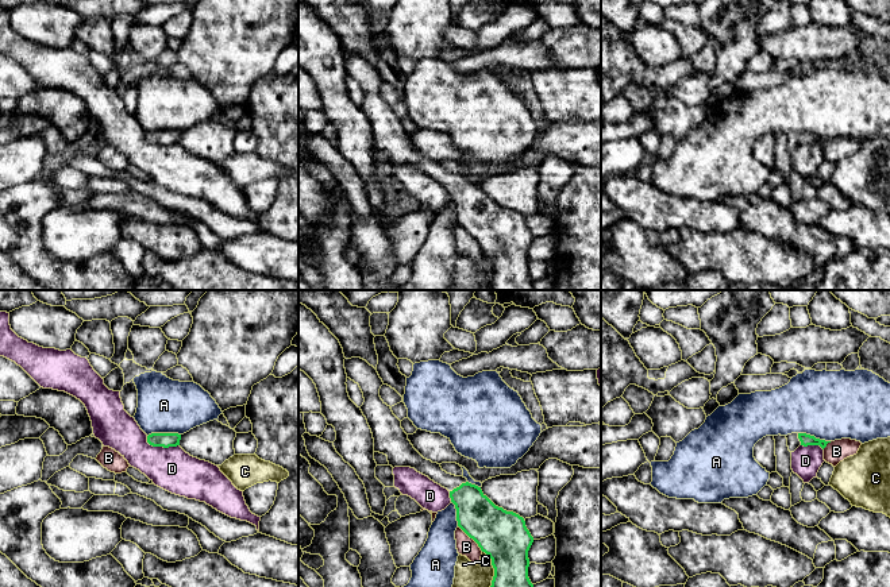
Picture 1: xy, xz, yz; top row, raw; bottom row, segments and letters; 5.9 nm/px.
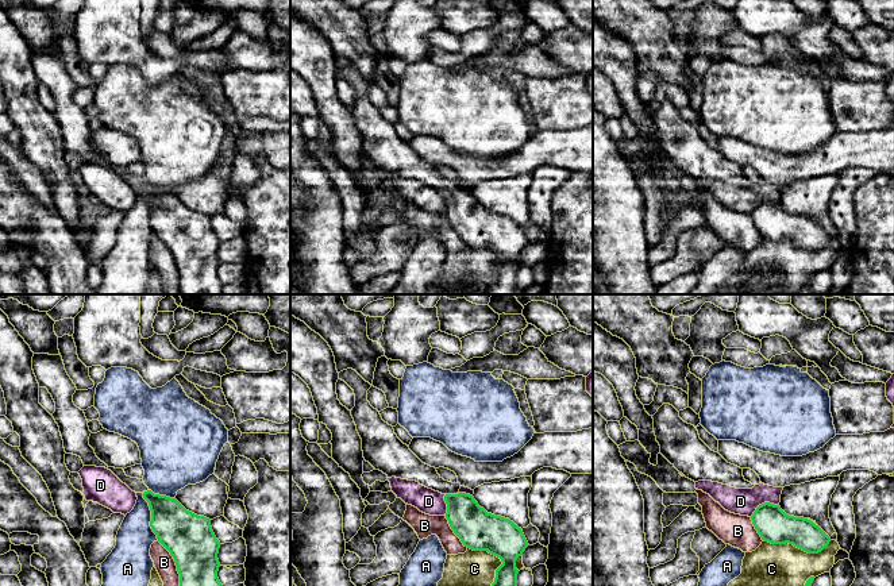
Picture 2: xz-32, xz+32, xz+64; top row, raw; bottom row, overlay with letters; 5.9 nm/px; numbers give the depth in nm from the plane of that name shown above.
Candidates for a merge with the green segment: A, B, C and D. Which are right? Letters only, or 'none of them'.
none of them

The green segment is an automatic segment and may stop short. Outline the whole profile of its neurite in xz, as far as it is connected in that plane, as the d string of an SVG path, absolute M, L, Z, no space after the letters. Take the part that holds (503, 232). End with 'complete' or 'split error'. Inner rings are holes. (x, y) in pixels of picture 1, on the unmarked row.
M361 55L344 57L347 76L359 82L365 100L361 104L371 127L374 150L388 154L389 163L411 165L450 189L456 206L458 224L492 256L494 274L490 290L533 290L528 275L528 248L533 235L523 215L496 204L463 174L442 167L424 157L408 138L401 119L379 94L384 82L377 67Z; split error

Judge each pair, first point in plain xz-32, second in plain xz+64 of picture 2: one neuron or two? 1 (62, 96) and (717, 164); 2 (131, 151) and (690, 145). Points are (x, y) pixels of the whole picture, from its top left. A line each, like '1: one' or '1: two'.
1: one
2: two

